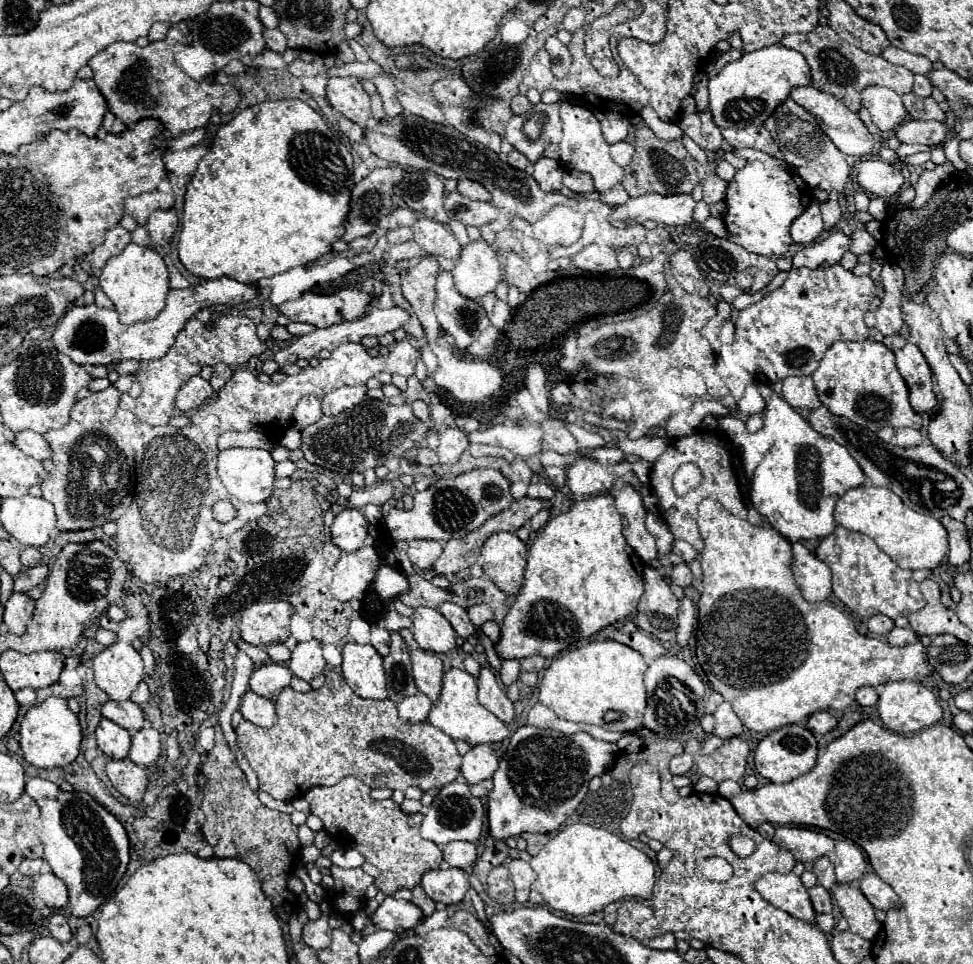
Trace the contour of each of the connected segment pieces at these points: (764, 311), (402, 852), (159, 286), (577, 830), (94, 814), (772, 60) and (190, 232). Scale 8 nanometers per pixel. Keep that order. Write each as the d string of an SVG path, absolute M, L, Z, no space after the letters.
M840 264L824 268L792 268L786 282L774 292L766 294L760 302L738 312L736 336L732 350L738 356L738 362L754 376L756 382L774 384L786 376L810 376L824 352L836 340L866 340L870 330L864 324L864 312L870 308L870 300L876 296L876 286L870 276L856 276L850 270L844 270Z
M346 776L334 786L314 786L306 792L304 798L310 802L312 814L316 814L324 822L326 830L332 836L340 834L350 840L350 844L358 848L364 858L380 870L380 878L376 878L374 884L386 896L392 896L400 888L418 886L422 874L438 868L442 862L440 848L420 836L420 824L424 816L402 812L392 798L374 800L370 796L370 786L360 782L358 778Z
M130 242L116 258L110 258L100 272L100 288L114 302L116 312L120 314L122 324L144 322L148 318L156 318L164 308L168 286L168 266L164 258L154 250Z
M570 824L562 828L536 856L532 856L530 866L538 874L532 890L536 890L552 910L570 916L598 912L622 898L652 898L656 884L654 862L642 850L590 824Z
M38 776L26 778L26 794L40 806L44 860L50 864L52 872L64 880L70 894L72 914L92 914L100 904L112 898L130 862L130 842L124 826L86 792L64 792L54 782Z
M772 44L744 54L740 60L728 64L720 74L710 78L710 110L712 120L720 128L764 124L764 120L790 96L792 88L808 86L810 72L804 56L782 44Z
M264 100L262 104L256 106L248 106L242 112L238 112L230 122L222 124L222 128L218 128L216 138L208 150L208 154L200 160L188 188L184 194L184 214L182 214L182 226L180 226L180 234L178 234L178 254L180 254L180 262L184 264L184 268L200 278L220 278L220 276L232 276L238 282L258 282L260 278L270 278L274 274L286 272L294 266L302 266L302 264L312 264L316 260L320 260L324 254L330 252L330 244L334 240L338 240L344 232L344 220L348 214L348 202L350 202L350 190L354 186L352 178L352 170L354 170L354 160L352 154L348 150L346 138L338 136L336 132L332 132L326 122L322 120L322 116L312 110L306 102L302 100Z

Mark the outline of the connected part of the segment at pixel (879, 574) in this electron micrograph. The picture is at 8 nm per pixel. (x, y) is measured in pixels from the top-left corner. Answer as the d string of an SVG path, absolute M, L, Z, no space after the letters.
M836 526L832 534L820 540L816 556L832 570L832 590L836 598L860 616L870 618L874 614L884 614L888 618L896 618L924 608L924 596L918 582L912 578L912 572L902 570L888 554L876 546L872 538L862 532Z

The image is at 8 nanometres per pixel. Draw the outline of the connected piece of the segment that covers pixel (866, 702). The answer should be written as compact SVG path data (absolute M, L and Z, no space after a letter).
M862 686L858 692L856 692L856 702L860 706L874 706L878 702L878 692L876 688L872 686Z

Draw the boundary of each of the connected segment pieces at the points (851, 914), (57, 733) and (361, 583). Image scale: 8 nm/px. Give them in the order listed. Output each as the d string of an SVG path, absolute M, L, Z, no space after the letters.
M836 884L832 890L836 904L842 910L842 916L850 924L850 932L872 940L880 928L880 922L874 916L874 906L866 900L866 896L852 884Z
M46 698L44 702L30 706L20 722L20 748L24 760L36 768L68 766L76 760L80 744L84 740L78 716L74 716L64 698Z
M362 546L356 552L342 554L334 566L334 582L330 592L342 600L362 600L380 568L381 559L372 546Z

